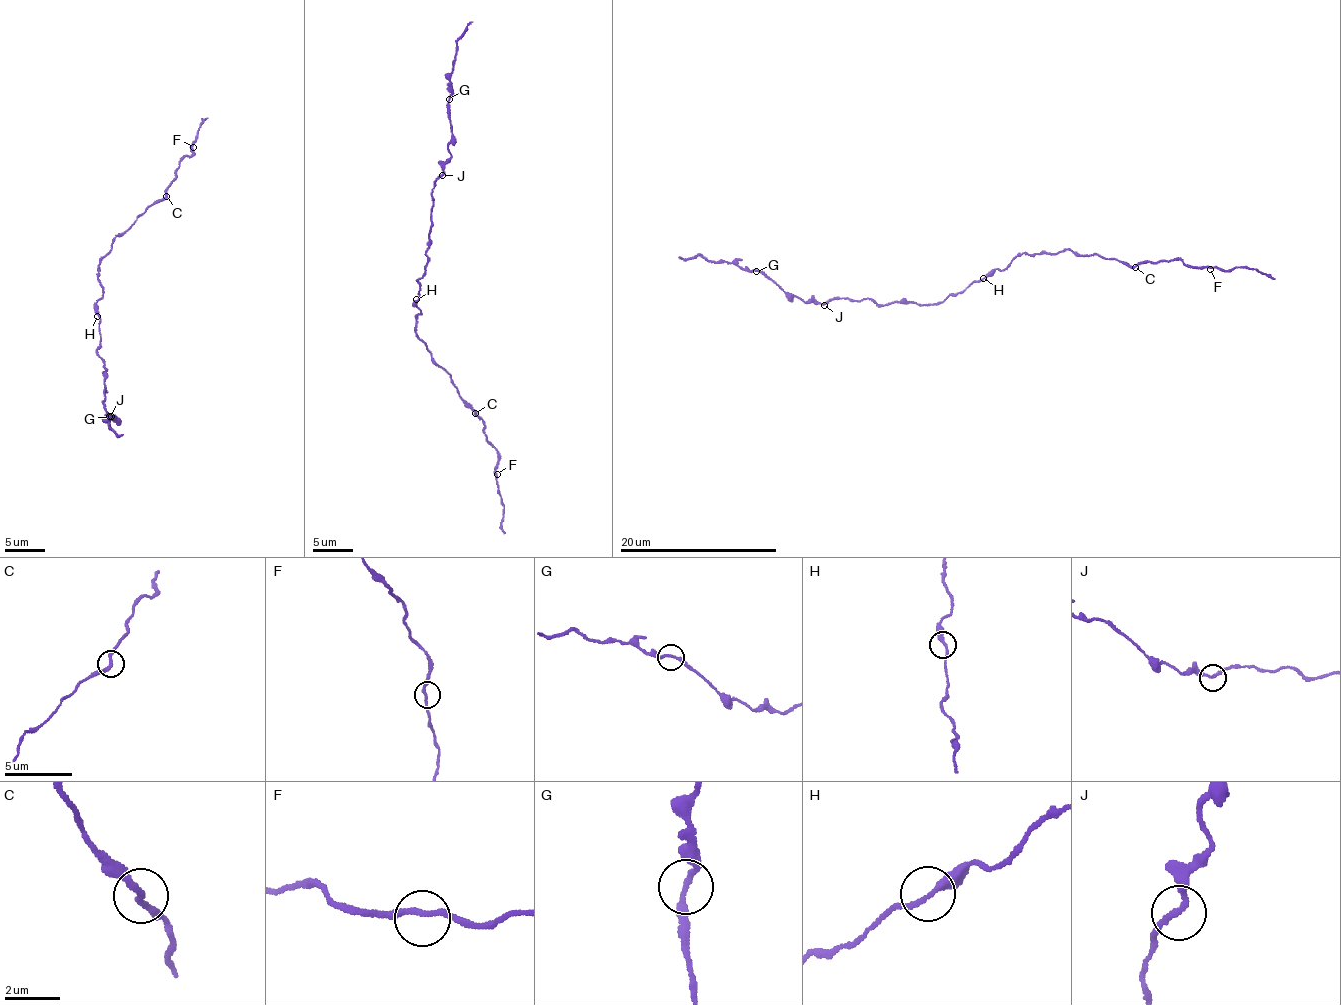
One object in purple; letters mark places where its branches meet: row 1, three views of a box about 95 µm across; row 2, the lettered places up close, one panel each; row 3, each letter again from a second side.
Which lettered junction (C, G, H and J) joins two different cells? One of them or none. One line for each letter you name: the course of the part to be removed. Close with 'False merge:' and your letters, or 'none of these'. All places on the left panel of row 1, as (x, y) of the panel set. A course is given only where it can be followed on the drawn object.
False merge: none of these

